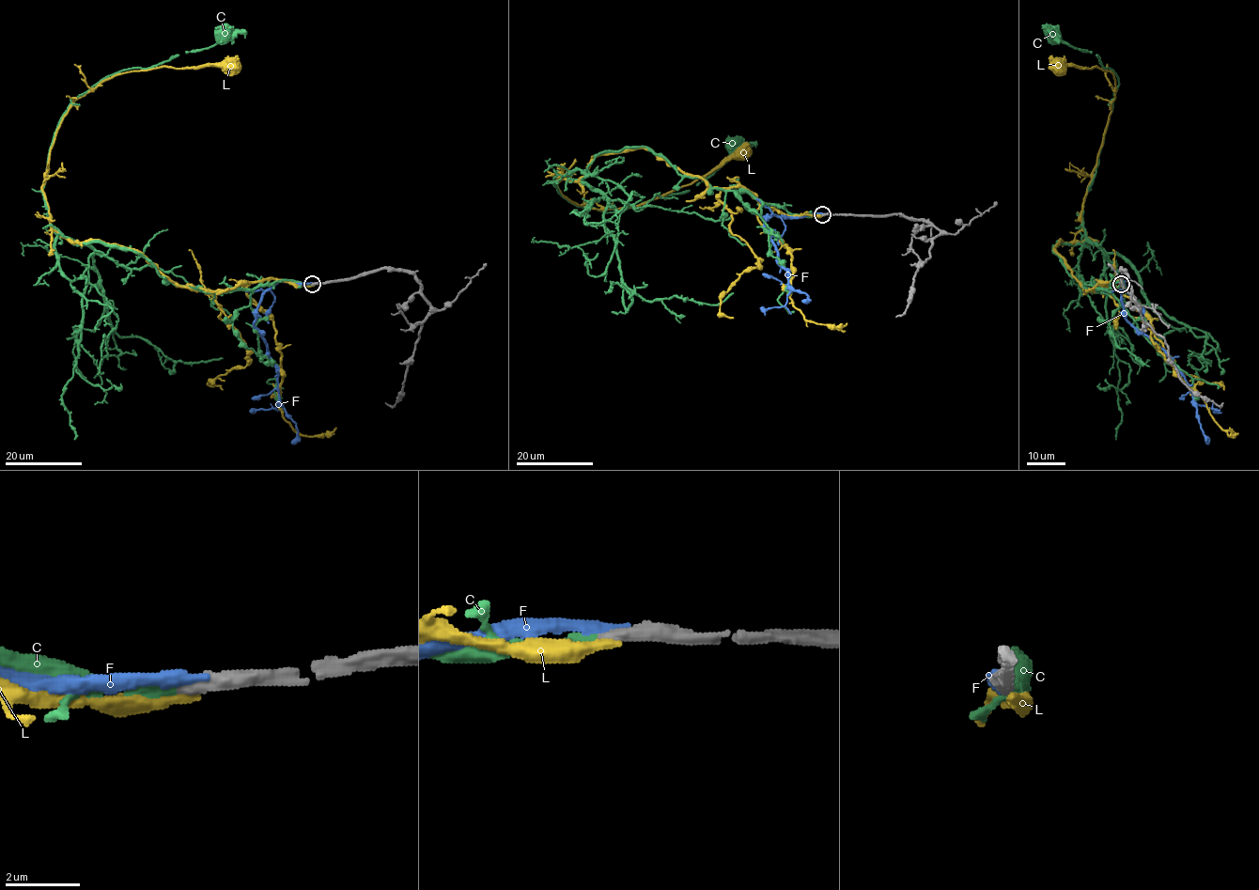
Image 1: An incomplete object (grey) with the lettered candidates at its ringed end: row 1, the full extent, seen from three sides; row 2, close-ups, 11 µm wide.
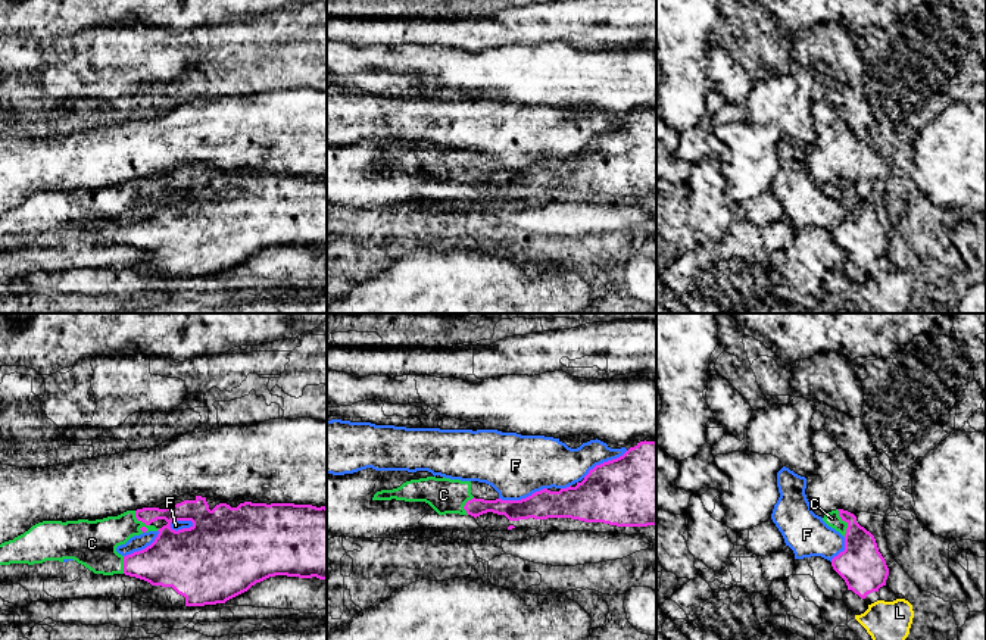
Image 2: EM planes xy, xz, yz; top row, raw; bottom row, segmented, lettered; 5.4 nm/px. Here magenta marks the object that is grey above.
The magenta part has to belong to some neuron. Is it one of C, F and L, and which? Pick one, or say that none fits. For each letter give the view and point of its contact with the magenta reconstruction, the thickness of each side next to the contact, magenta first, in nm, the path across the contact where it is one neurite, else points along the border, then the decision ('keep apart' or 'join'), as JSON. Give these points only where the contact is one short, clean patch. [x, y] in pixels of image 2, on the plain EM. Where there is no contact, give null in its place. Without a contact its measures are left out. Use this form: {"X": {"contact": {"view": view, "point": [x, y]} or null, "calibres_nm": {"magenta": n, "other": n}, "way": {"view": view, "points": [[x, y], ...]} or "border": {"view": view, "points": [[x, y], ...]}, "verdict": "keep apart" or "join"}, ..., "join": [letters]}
{"C": {"contact": {"view": "xy", "point": [142, 192]}, "calibres_nm": {"magenta": 260, "other": 200}, "verdict": "join"}, "F": {"contact": {"view": "xy", "point": [183, 199]}, "calibres_nm": {"magenta": 460, "other": 50}, "verdict": "keep apart"}, "L": {"contact": null, "verdict": "keep apart"}, "join": ["C"]}

